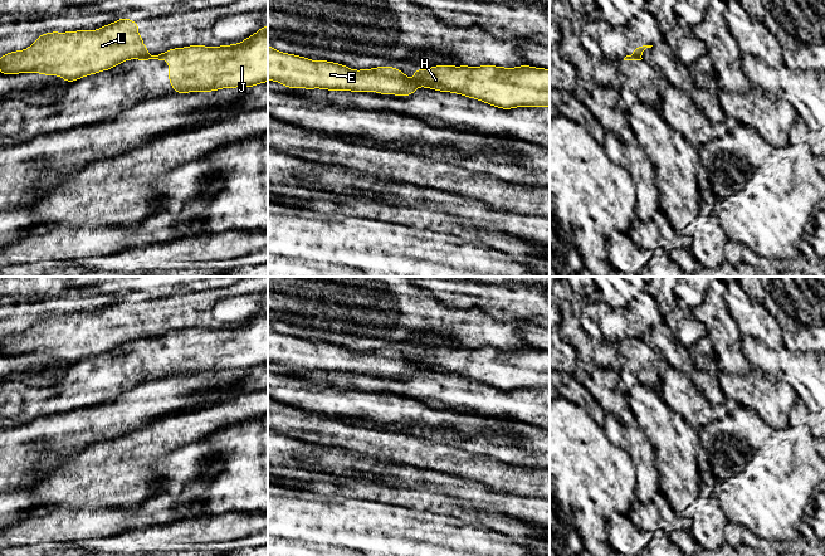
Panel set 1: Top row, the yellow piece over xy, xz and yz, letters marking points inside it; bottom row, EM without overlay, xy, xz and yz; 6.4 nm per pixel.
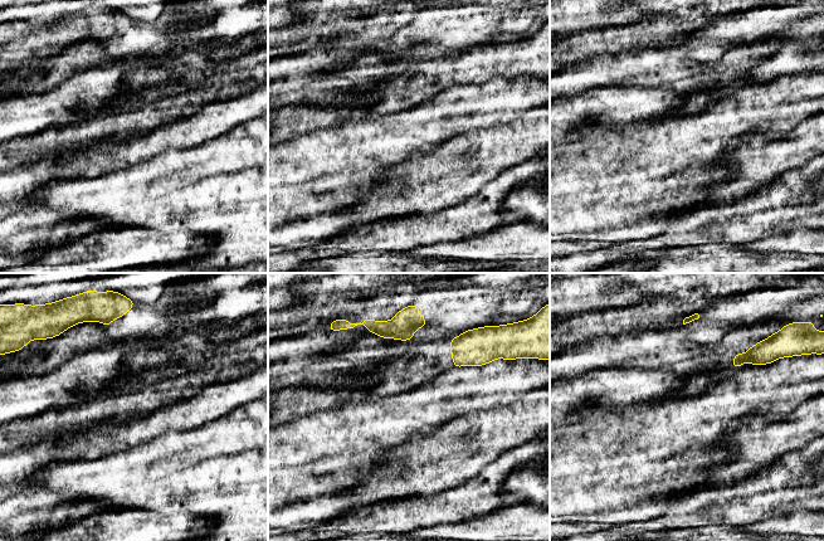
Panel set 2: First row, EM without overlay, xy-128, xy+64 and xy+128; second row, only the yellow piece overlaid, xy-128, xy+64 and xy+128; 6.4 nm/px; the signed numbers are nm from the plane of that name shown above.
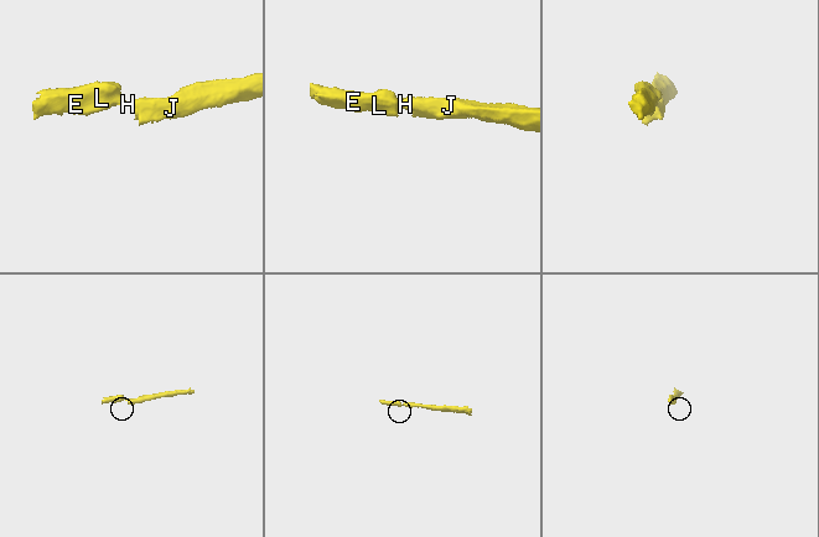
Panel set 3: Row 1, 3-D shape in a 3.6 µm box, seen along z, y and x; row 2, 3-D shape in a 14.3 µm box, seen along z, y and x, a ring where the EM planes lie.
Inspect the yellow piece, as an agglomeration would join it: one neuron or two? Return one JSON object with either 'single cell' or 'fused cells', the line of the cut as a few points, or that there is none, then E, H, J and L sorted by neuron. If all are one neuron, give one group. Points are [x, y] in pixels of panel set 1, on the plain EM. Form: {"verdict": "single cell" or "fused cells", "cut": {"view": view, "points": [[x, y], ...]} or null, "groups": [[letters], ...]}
{"verdict": "fused cells", "cut": {"view": "xy", "points": [[146, 336], [135, 340]]}, "groups": [["E", "L"], ["H", "J"]]}

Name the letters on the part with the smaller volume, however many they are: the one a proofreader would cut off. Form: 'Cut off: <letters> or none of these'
Cut off: E, L

